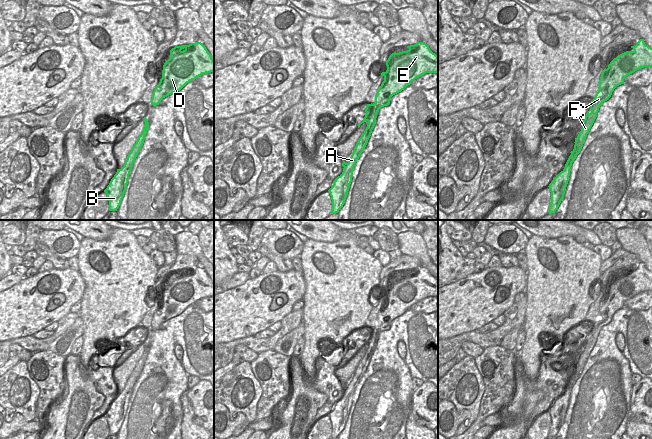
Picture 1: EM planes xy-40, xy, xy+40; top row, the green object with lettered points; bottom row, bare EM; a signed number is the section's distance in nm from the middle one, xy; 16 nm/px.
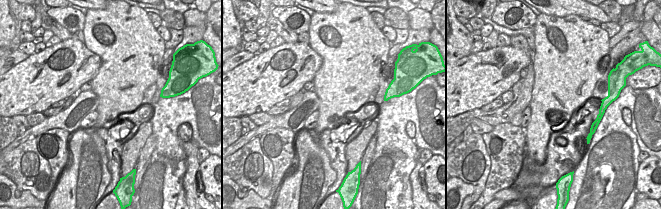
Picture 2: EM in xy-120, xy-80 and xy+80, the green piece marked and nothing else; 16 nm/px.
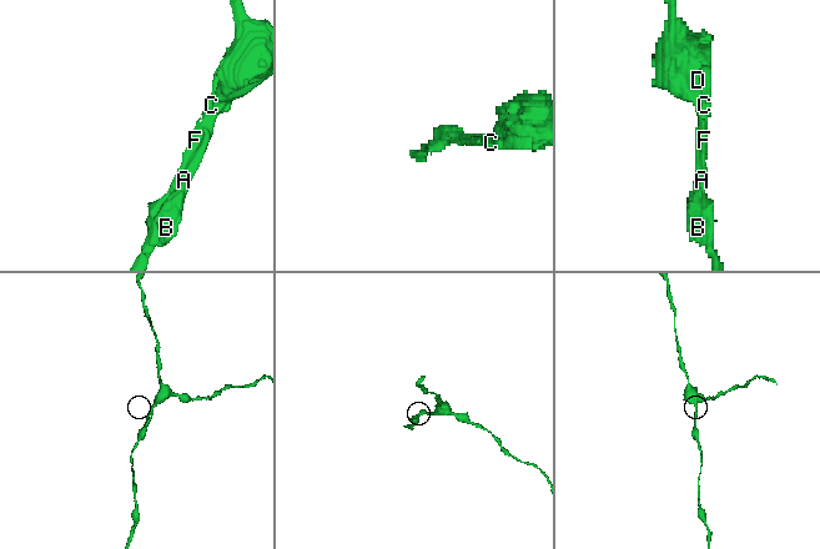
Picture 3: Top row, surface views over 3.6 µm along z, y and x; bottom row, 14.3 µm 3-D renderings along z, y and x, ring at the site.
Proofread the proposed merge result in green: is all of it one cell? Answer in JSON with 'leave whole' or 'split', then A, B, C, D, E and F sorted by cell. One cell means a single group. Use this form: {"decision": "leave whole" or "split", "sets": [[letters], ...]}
{"decision": "leave whole", "sets": [["A", "B", "C", "D", "E", "F"]]}

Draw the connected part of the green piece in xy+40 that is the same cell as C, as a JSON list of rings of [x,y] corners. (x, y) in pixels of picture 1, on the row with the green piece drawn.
[[[640,39],[631,48],[633,49],[632,51],[626,51],[618,55],[610,62],[608,68],[602,71],[599,80],[599,90],[591,101],[591,111],[586,113],[582,122],[582,129],[575,138],[574,149],[570,152],[571,155],[564,169],[556,175],[548,186],[551,192],[551,203],[548,213],[555,213],[564,198],[572,163],[580,153],[602,103],[611,97],[617,86],[624,83],[624,79],[628,75],[641,68],[652,67],[652,48],[646,45],[643,39]]]

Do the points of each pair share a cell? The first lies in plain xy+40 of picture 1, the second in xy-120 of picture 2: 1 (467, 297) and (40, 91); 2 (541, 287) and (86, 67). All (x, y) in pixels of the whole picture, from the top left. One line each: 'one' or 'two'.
1: one
2: two

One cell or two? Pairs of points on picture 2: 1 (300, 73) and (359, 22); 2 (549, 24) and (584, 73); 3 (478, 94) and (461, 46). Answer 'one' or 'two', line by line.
1: two
2: one
3: two

